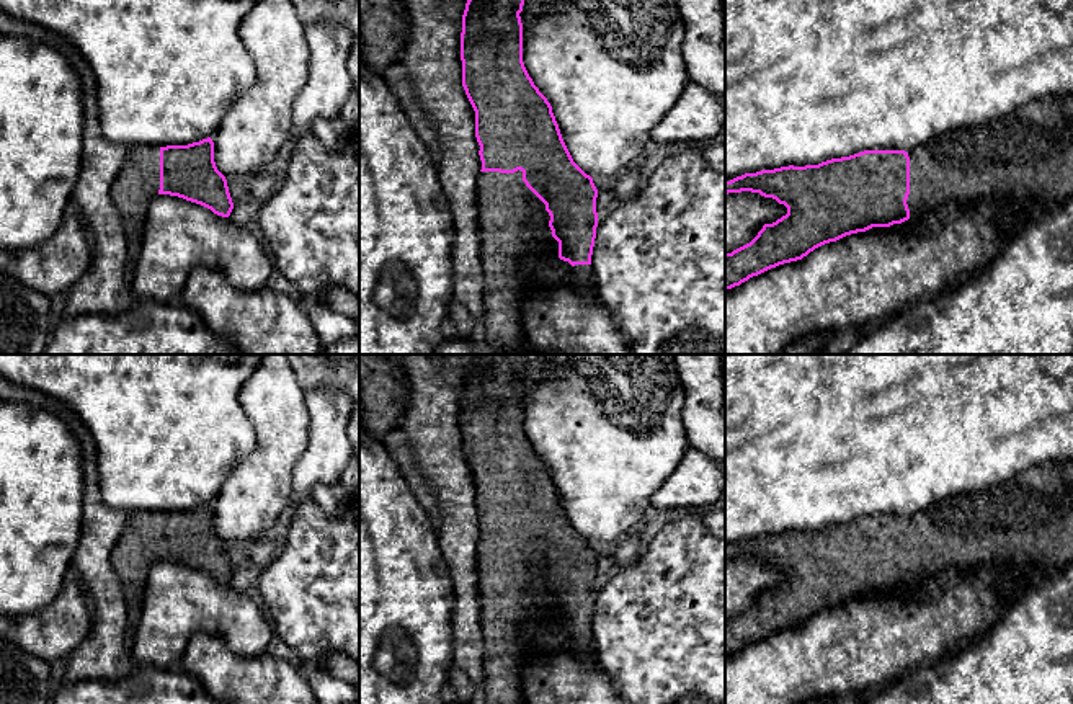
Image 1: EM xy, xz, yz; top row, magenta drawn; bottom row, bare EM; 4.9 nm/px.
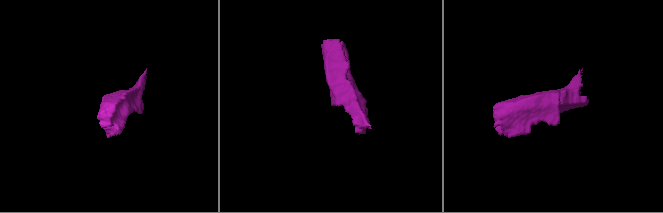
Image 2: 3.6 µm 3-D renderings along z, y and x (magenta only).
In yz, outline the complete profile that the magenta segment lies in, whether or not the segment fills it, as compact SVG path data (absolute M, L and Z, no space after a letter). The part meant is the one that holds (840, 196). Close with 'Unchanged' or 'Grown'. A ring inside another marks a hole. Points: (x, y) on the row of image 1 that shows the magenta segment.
M1034 106L1011 113L975 127L954 129L910 150L864 150L849 157L831 158L818 165L781 167L745 173L725 181L725 194L751 191L772 198L787 207L787 214L772 224L764 224L746 245L725 253L725 291L753 276L784 263L797 261L815 248L836 242L846 235L866 232L872 227L890 227L908 219L918 221L924 214L949 203L972 206L982 201L1027 201L1034 214L1022 219L1022 225L1073 196L1073 121L1053 114L1047 106Z. Grown

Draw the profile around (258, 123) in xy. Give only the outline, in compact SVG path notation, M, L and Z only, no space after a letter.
M258 0L238 34L255 62L256 82L216 131L214 162L225 178L253 178L296 134L292 108L307 83L309 44L291 0Z

